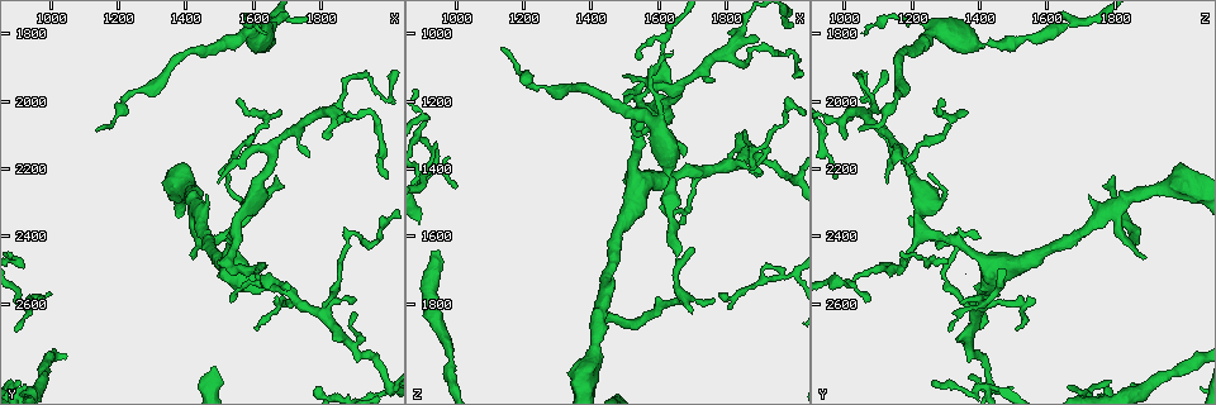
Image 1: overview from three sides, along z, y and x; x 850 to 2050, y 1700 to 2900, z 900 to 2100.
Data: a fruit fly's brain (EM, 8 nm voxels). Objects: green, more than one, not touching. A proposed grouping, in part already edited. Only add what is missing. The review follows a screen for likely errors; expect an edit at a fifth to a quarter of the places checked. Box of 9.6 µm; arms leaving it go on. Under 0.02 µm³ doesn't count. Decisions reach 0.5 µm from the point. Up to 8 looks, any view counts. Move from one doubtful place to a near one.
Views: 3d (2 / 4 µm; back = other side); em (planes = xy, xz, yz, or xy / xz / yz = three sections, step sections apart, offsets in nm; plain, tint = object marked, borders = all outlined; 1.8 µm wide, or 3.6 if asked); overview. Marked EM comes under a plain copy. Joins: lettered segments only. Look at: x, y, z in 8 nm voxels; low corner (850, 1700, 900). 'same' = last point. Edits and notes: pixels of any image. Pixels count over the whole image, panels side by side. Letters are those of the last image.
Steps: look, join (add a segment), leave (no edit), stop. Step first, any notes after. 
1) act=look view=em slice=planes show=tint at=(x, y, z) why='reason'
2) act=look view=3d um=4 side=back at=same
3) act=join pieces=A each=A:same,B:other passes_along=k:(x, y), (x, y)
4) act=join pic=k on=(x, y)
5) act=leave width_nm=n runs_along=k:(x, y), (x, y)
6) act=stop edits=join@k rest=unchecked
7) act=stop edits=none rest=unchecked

act=look view=3d um=2 at=(1670, 2030, 1360) why='thin end'

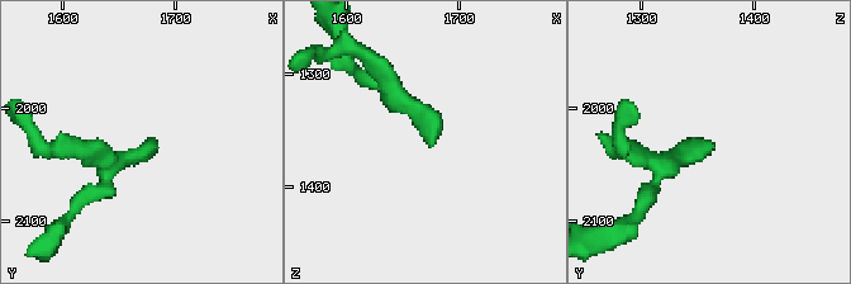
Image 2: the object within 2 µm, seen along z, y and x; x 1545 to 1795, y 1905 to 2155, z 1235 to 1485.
act=look view=em slice=planes show=tint at=(1674, 2034, 1366)

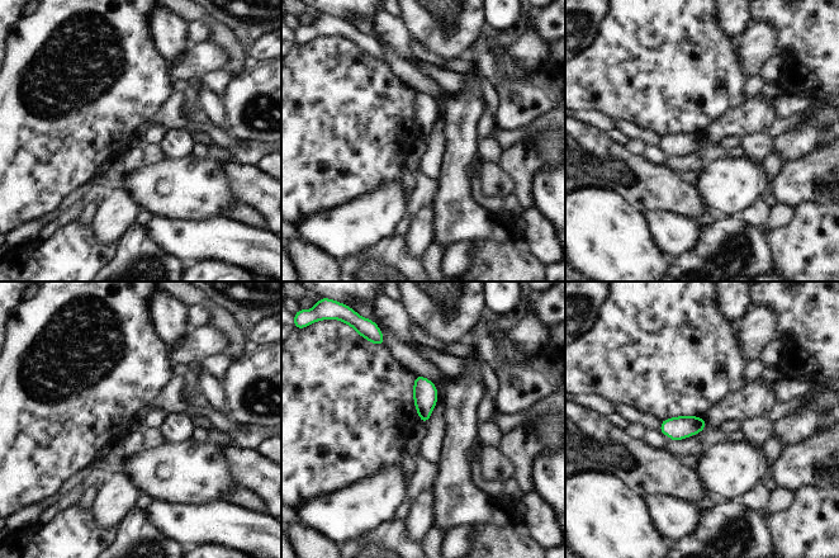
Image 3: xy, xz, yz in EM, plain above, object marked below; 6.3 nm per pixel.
act=look view=em slice=planes show=borders at=same why='what lies round it'

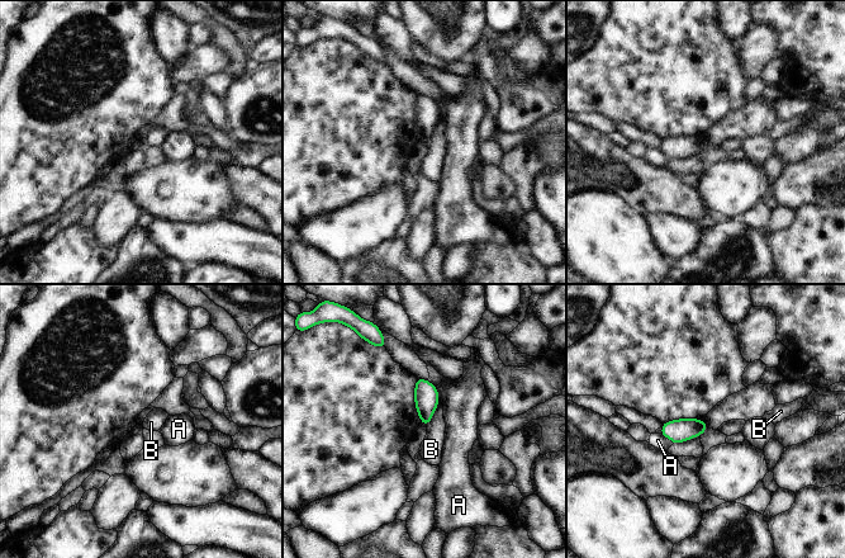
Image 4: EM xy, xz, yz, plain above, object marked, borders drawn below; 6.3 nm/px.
act=leave each=A:other,B:other border=4:(438, 401), (432, 419), (426, 425) found='none of them fits'

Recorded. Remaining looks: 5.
act=look view=3d um=2 side=back at=(1820, 2110, 1010) why='an open end'

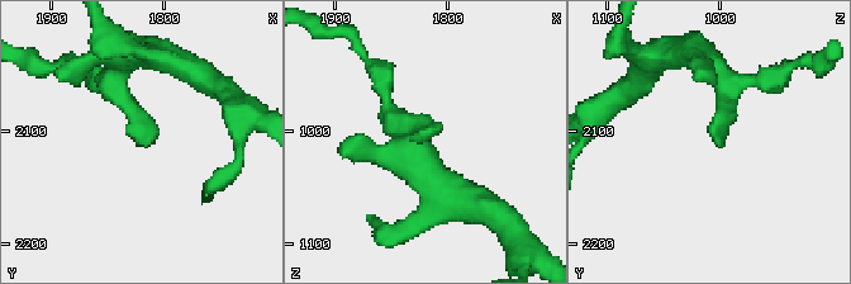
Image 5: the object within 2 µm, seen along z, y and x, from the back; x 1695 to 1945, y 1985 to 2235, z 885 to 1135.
act=look view=em slice=planes show=borders at=(1812, 2110, 1006) why='need the tissue'

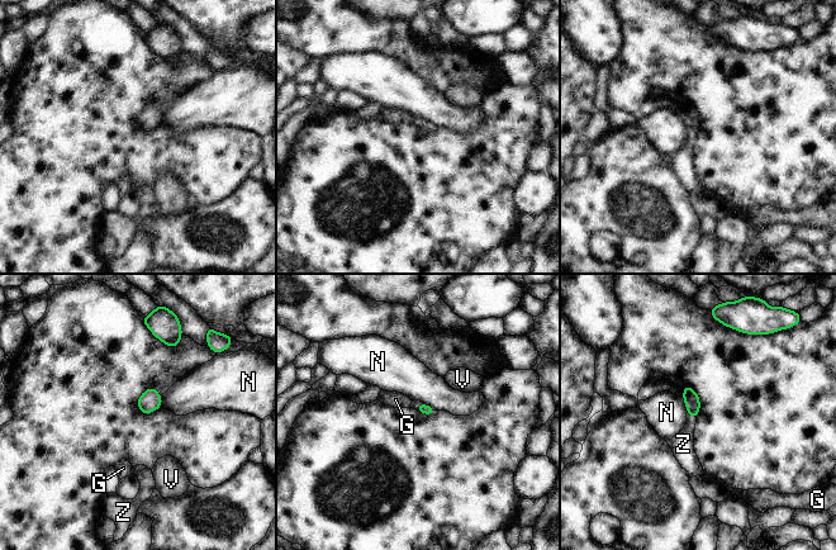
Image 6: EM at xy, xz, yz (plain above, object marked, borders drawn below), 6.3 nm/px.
act=join pieces=Z longest_contact=N:100nm each=G:other,N:other,V:other,Z:same passes_along=6:(692, 401), (692, 417), (683, 444) found='the neuron continues'

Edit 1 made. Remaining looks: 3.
act=look view=overview why='see it whole again'

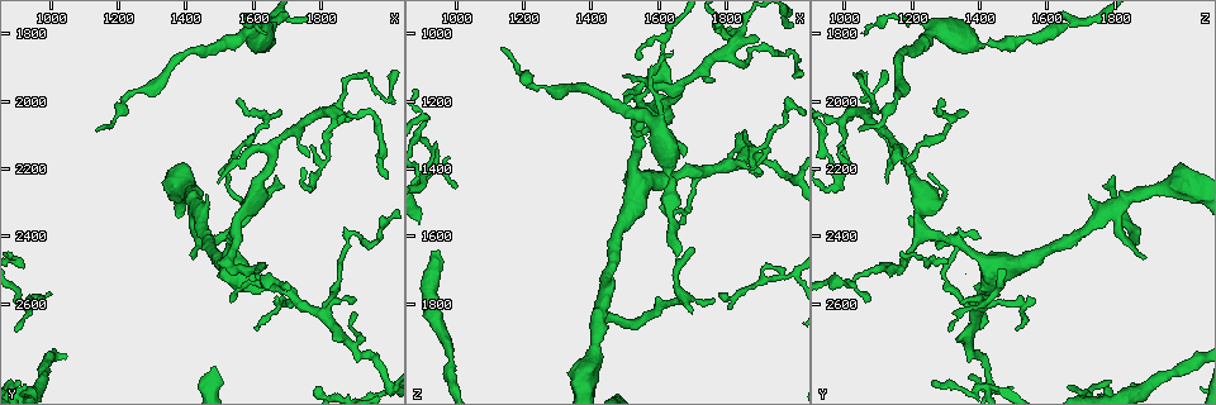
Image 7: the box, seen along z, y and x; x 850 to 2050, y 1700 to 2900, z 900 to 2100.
act=look view=em slice=planes show=tint at=(1870, 2410, 1340) why='abrupt turn'

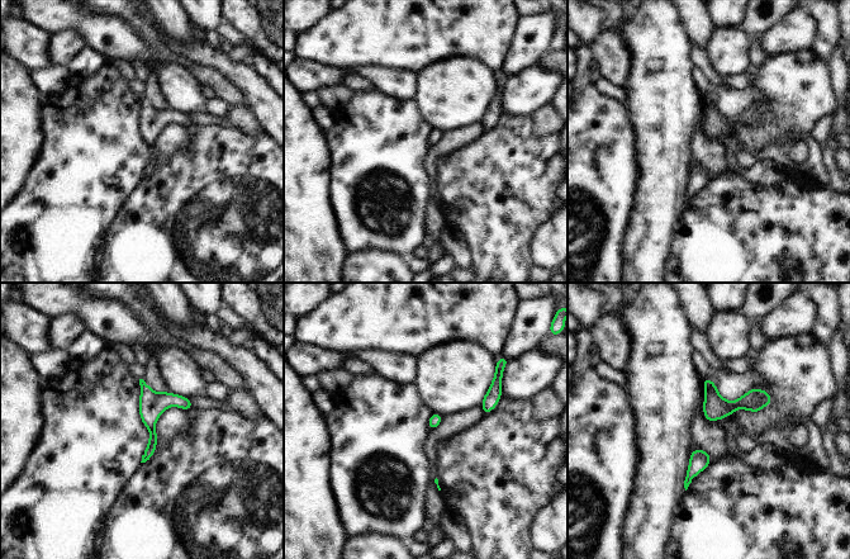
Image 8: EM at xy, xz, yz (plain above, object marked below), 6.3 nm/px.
act=look view=em slice=planes show=borders at=same

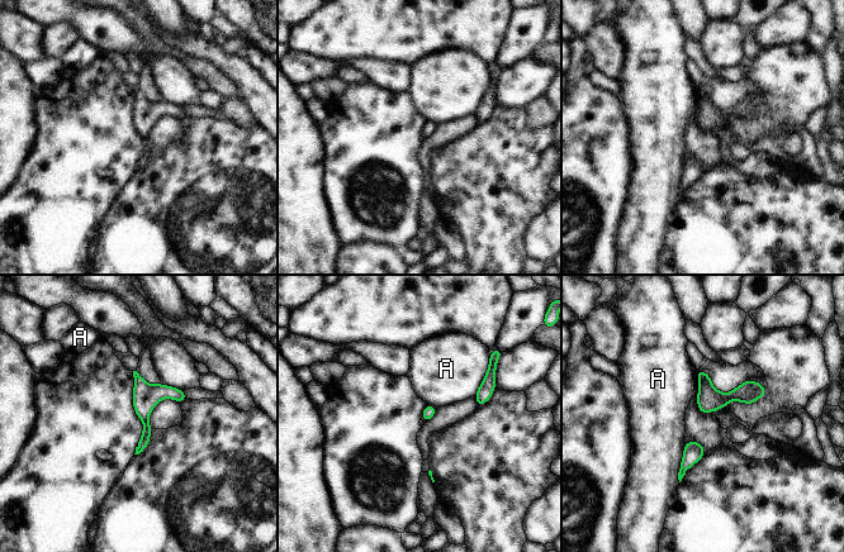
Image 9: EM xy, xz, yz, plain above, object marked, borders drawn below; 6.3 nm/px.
act=leave each=A:other border=9:(686, 443), (678, 472), (679, 482) found='none of them fits'

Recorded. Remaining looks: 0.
act=stop edits=join@6 rest=unchecked

